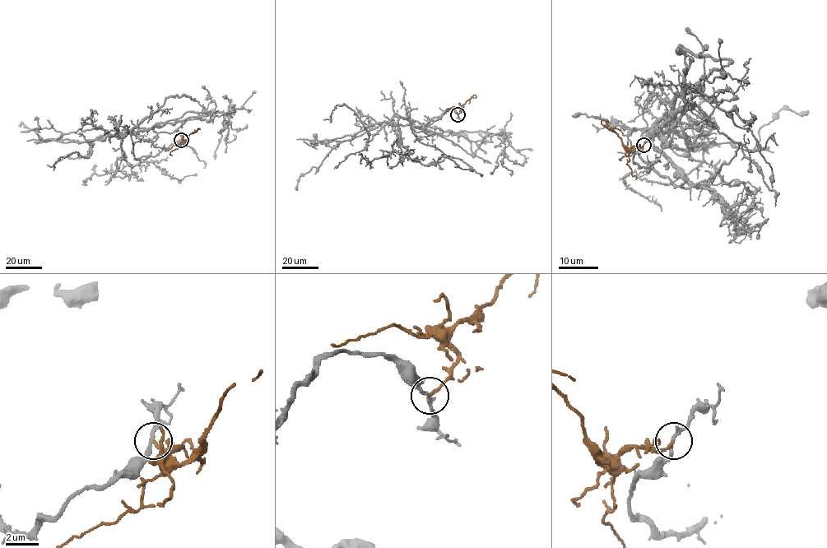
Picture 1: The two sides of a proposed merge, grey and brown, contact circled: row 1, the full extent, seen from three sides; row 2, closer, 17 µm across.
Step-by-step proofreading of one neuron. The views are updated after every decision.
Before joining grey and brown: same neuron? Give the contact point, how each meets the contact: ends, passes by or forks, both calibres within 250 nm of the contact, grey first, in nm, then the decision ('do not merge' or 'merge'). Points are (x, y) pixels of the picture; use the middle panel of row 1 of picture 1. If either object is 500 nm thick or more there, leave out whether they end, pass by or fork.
at (457, 114); grey passes by; brown ends there; 200 nm thick on the grey side, 190 nm on the other; do not merge

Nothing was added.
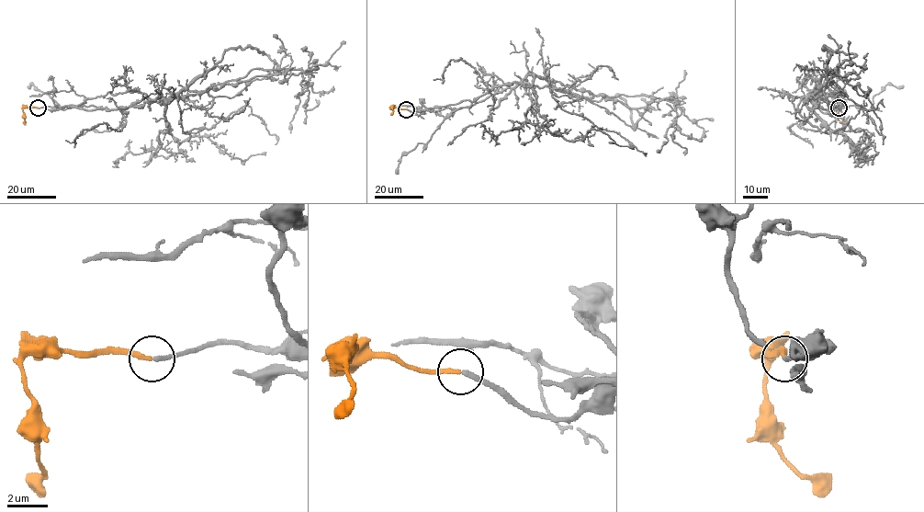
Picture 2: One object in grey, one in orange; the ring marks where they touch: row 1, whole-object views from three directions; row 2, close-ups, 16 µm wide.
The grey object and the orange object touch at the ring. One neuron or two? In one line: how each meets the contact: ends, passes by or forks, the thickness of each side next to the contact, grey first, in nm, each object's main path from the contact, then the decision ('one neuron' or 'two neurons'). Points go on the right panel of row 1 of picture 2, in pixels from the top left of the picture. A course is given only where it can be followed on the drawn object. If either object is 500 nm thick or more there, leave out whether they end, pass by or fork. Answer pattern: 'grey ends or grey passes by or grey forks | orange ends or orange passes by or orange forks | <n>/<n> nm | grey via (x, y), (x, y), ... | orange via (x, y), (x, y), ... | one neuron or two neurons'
grey ends | orange ends | 220/200 nm | grey via (839, 108), (818, 108), (805, 98), (838, 75), (828, 74), (832, 71), (866, 96), (882, 133) | orange via (839, 108), (836, 108), (838, 119), (844, 123) | one neuron

